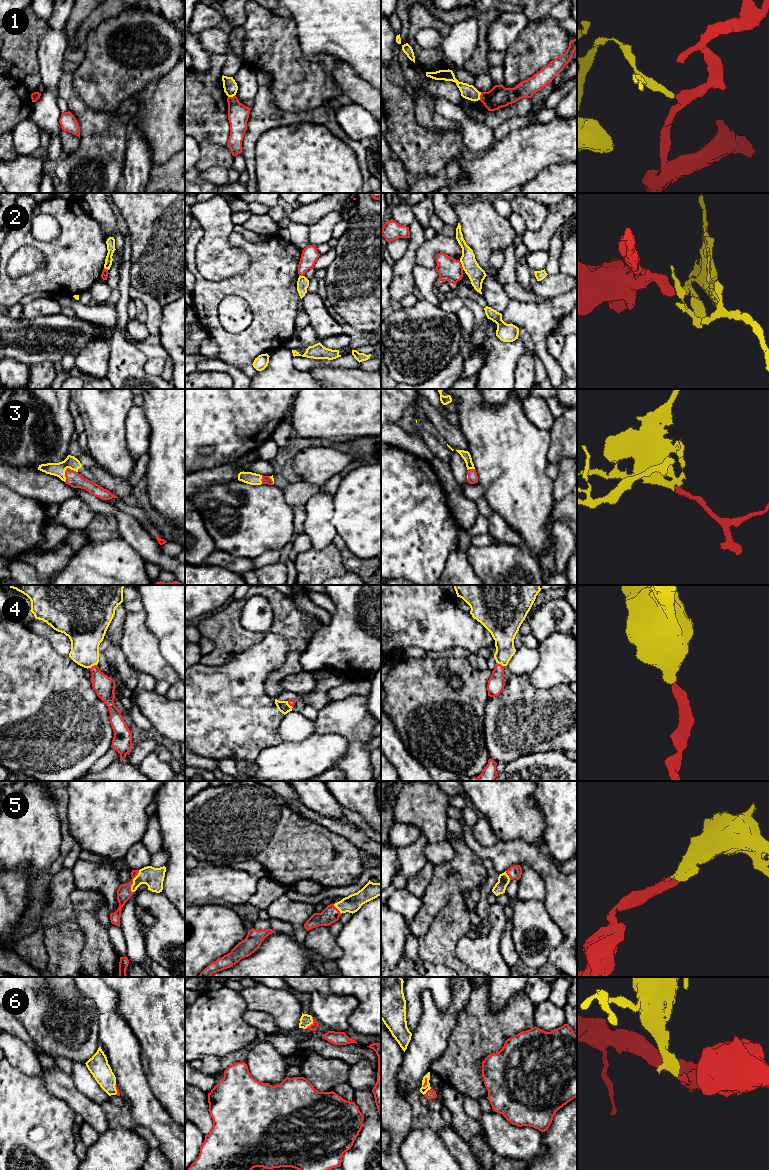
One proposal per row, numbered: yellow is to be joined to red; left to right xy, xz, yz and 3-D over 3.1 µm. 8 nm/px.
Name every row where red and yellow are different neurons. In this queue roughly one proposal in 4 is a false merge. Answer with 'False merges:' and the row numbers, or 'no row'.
False merges: 1, 2

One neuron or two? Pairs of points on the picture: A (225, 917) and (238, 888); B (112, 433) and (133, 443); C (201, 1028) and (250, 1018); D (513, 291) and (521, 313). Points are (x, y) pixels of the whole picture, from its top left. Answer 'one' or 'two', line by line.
A: two
B: two
C: two
D: two

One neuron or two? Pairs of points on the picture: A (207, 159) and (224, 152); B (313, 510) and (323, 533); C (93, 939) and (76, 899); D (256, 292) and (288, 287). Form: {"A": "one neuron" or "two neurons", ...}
{"A": "one neuron", "B": "one neuron", "C": "two neurons", "D": "one neuron"}

